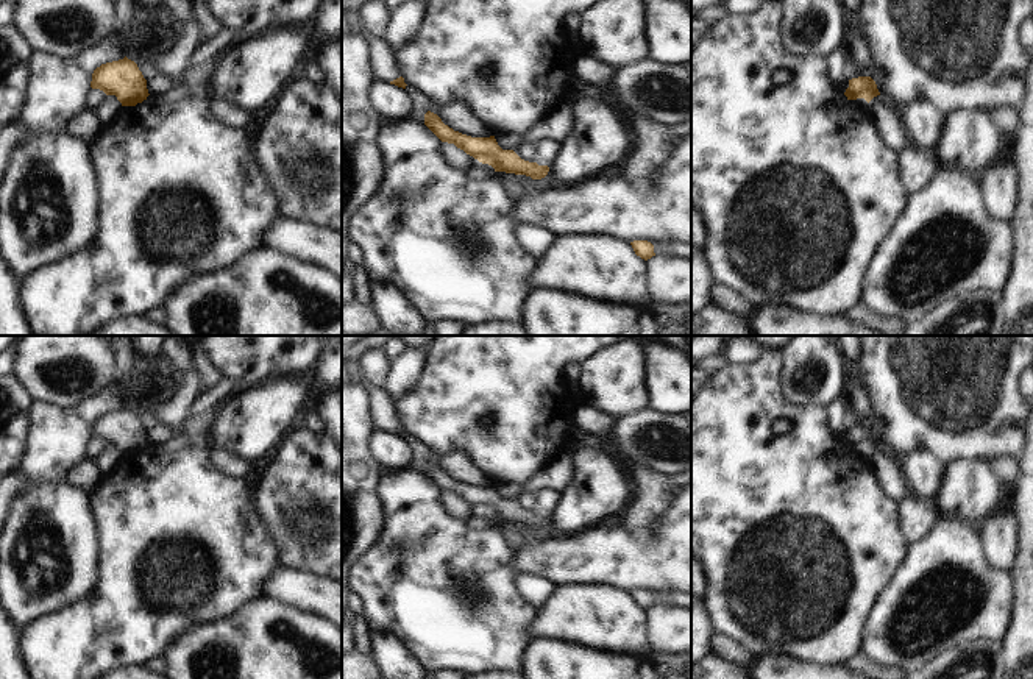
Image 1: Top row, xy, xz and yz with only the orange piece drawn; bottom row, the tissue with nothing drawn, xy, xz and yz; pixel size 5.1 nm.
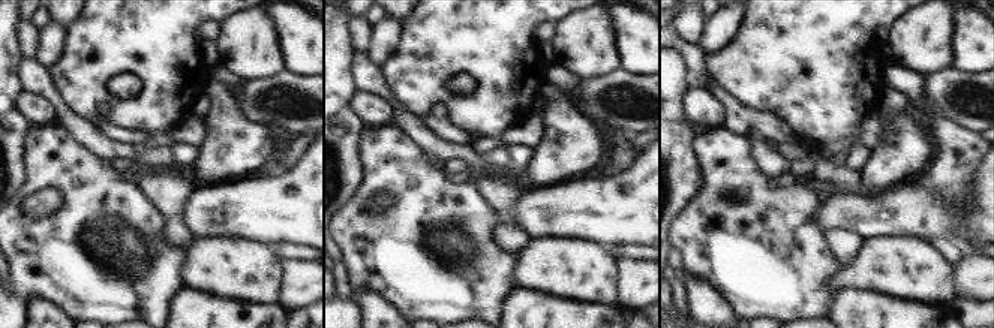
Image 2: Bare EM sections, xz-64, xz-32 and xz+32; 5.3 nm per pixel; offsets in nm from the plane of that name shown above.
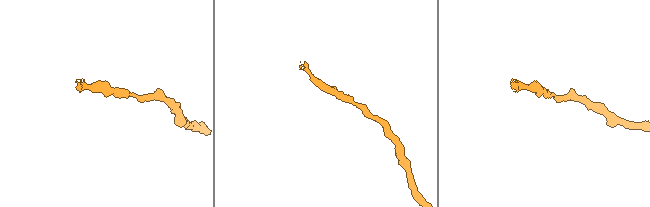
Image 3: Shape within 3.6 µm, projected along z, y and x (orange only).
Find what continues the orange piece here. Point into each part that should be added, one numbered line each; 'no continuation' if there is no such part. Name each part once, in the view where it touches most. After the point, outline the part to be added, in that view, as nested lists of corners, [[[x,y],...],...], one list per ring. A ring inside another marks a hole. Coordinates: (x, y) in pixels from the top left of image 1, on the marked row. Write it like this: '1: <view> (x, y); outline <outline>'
1: xz (384, 67); outline [[[367,33],[370,45],[370,58],[373,61],[373,73],[376,81],[390,83],[401,76],[395,62],[393,52],[387,47],[384,39],[373,37]]]

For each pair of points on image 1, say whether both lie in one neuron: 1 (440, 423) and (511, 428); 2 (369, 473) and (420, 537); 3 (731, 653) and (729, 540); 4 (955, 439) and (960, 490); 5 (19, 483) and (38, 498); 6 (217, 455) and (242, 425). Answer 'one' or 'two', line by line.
1: one
2: two
3: two
4: two
5: two
6: two

